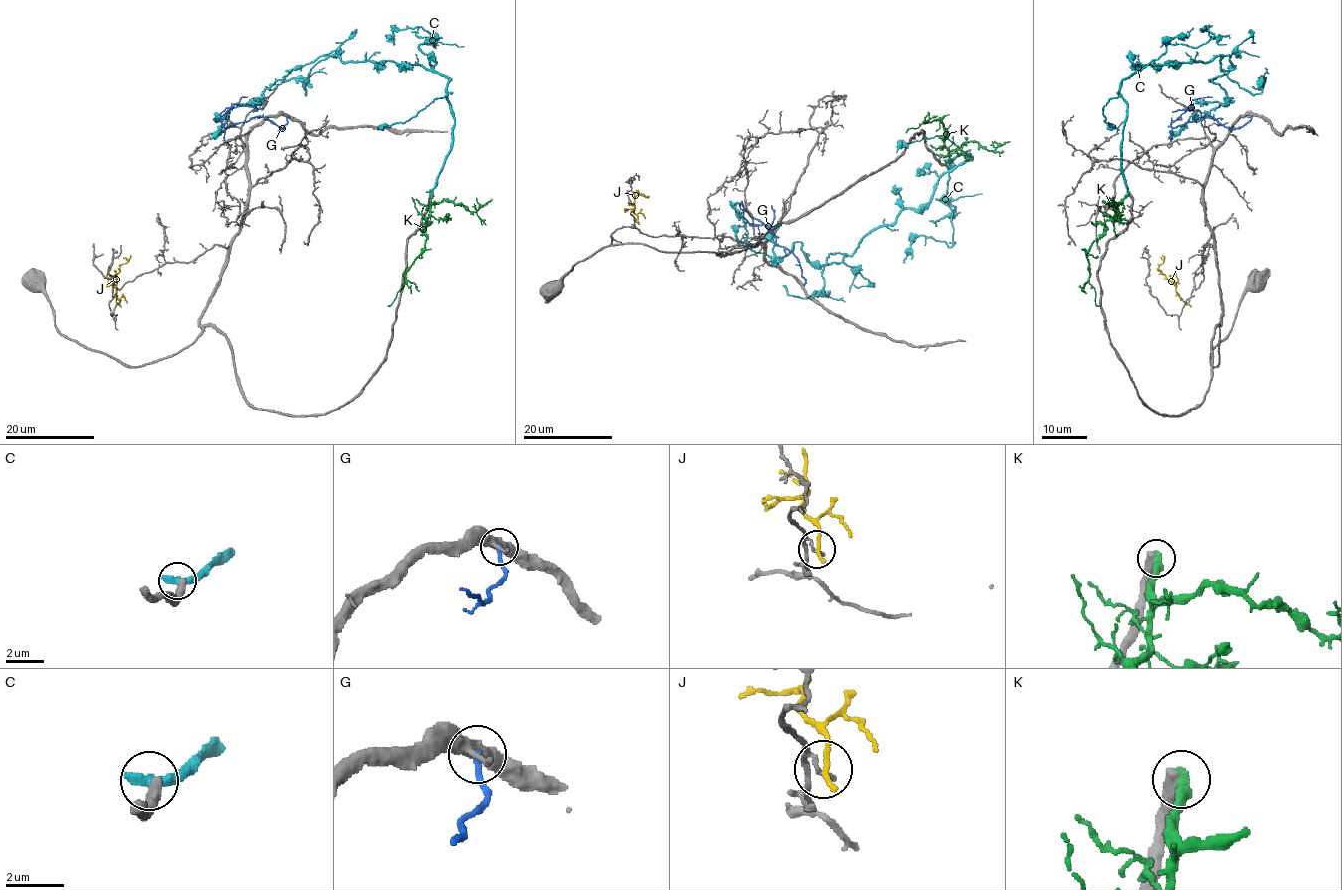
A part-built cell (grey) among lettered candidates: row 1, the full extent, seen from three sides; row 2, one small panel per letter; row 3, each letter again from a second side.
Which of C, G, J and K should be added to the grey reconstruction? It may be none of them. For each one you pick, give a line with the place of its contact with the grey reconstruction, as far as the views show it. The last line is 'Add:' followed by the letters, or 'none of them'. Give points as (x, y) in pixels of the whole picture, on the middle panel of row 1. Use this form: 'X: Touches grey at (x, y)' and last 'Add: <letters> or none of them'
Add: none of them

